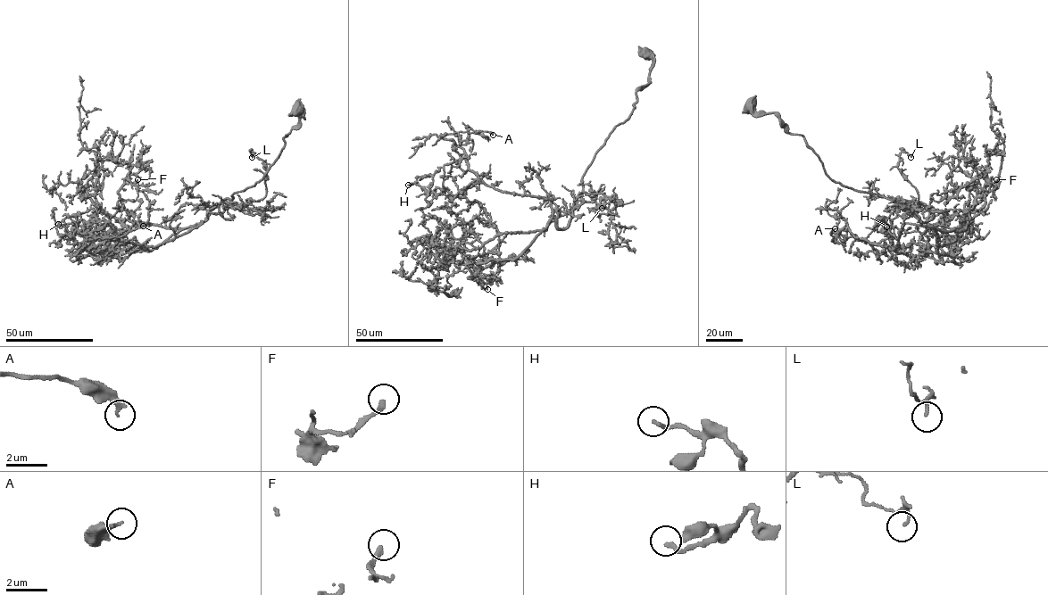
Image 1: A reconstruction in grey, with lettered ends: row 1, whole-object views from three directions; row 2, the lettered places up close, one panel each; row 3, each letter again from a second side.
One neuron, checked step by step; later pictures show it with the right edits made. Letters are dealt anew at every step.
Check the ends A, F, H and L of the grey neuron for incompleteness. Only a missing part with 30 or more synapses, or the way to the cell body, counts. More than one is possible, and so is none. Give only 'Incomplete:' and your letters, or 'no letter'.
Incomplete: no letter

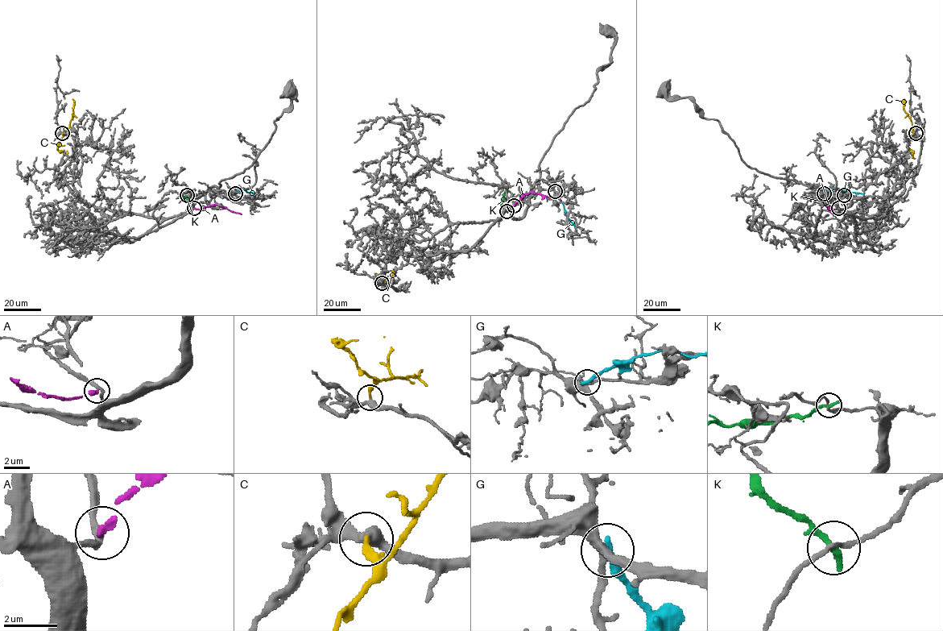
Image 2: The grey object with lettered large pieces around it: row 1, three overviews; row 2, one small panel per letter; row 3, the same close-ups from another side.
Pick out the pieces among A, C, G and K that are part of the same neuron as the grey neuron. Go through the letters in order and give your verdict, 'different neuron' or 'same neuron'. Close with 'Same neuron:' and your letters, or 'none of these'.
A: different neuron
C: same neuron
G: different neuron
K: different neuron
Same neuron: C

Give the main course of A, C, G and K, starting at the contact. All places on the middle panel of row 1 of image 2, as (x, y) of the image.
A: (514, 205), (531, 193), (561, 200)
C: (382, 283), (391, 276), (392, 271)
G: (555, 191), (576, 232)
K: (507, 210), (502, 205), (502, 197), (507, 192), (505, 193)

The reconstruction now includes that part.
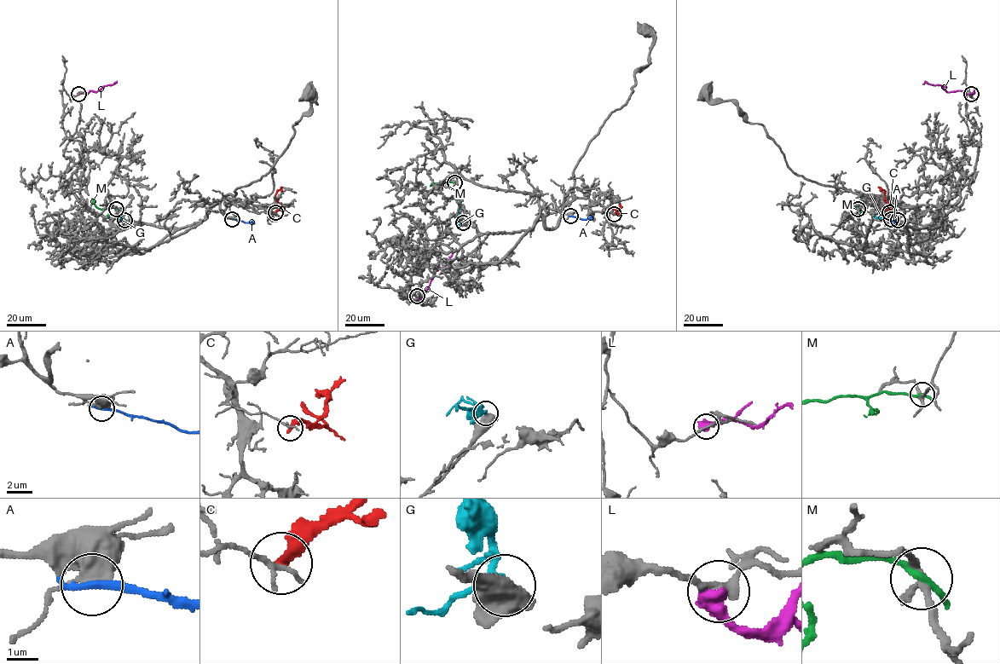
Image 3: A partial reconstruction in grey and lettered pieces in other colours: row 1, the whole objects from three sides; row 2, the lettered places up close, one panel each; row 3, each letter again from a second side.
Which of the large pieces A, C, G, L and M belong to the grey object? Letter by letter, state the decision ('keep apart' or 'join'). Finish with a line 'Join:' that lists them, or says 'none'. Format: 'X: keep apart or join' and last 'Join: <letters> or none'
A: keep apart
C: keep apart
G: join
L: keep apart
M: keep apart
Join: G

